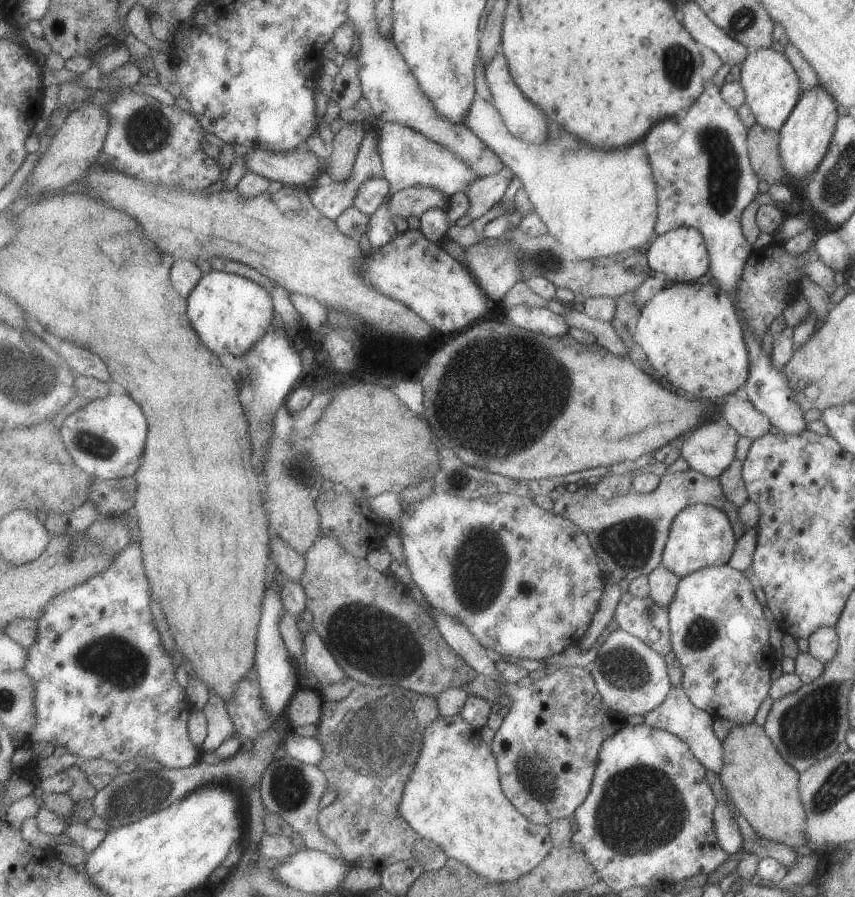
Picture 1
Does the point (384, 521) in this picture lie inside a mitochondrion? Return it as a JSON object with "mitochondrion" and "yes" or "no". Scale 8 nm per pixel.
{"mitochondrion":"no"}

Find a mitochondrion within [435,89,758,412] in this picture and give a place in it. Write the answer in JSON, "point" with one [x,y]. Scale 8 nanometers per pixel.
{"point":[725,172]}

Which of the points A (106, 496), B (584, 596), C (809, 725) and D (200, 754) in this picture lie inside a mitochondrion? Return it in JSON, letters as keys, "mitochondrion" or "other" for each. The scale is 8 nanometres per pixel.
{"A":"other","B":"other","C":"mitochondrion","D":"other"}

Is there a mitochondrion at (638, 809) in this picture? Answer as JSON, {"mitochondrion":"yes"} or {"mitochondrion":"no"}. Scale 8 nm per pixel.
{"mitochondrion":"yes"}

